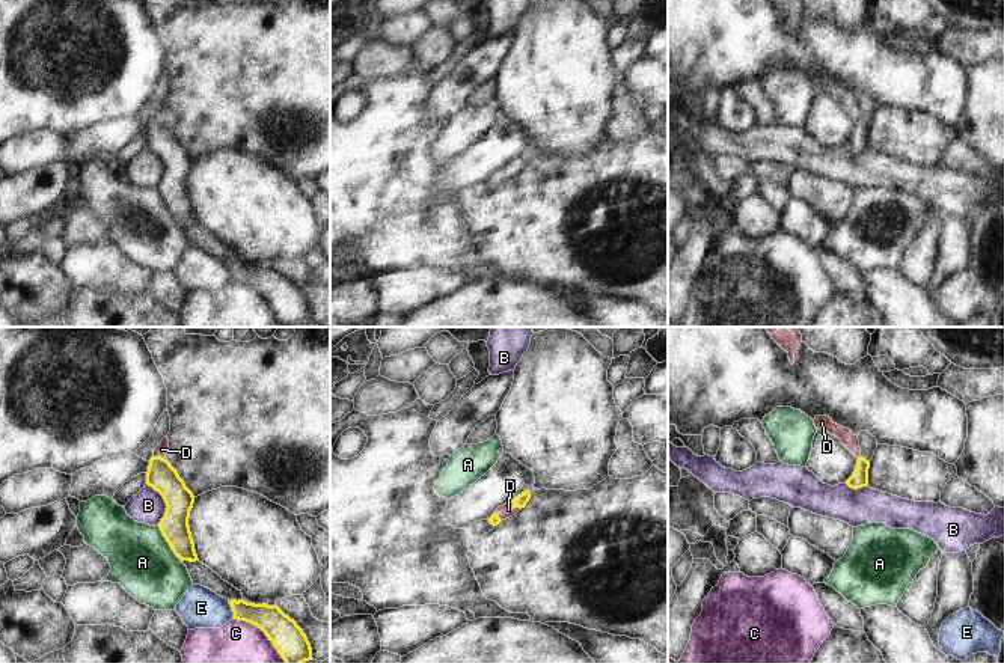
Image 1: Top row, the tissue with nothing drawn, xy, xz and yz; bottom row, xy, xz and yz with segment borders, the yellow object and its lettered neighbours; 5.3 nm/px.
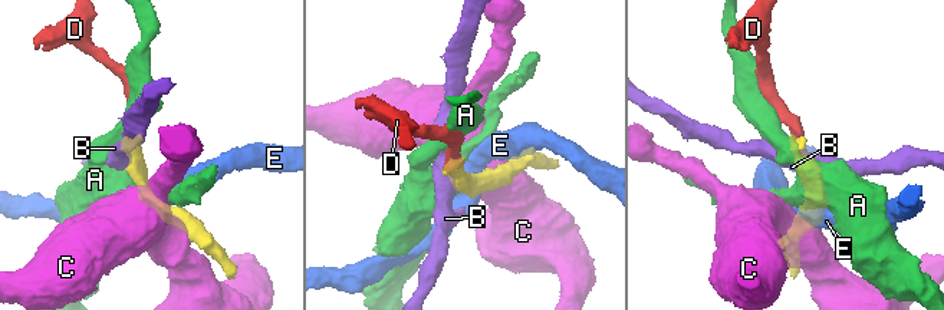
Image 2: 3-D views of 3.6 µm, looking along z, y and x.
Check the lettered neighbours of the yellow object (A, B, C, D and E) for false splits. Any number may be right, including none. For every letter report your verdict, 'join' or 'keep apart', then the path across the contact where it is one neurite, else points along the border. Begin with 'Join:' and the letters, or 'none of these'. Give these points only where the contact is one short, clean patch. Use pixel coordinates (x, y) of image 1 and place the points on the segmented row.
Join: D
A: keep apart; border xy (157, 526), (169, 547), (181, 559)
B: keep apart; border xy (146, 482), (162, 496), (166, 507), (159, 525)
C: keep apart
D: join; way xz (520, 501), (516, 507), (508, 510)
E: keep apart; border xy (228, 601), (234, 618)

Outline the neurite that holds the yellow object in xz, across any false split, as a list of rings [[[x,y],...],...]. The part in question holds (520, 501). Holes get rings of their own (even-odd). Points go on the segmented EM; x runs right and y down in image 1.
[[[525,491],[505,503],[504,506],[497,508],[497,511],[488,518],[490,524],[497,526],[502,520],[507,520],[516,515],[531,499],[531,493]]]

